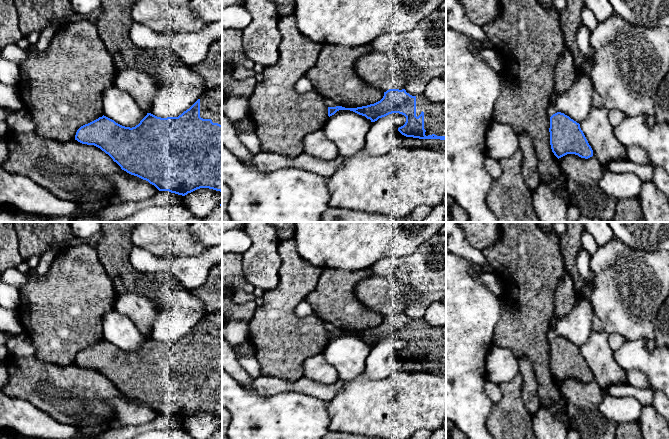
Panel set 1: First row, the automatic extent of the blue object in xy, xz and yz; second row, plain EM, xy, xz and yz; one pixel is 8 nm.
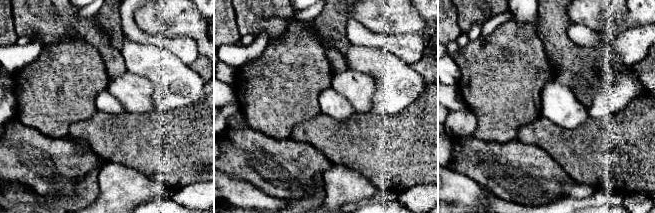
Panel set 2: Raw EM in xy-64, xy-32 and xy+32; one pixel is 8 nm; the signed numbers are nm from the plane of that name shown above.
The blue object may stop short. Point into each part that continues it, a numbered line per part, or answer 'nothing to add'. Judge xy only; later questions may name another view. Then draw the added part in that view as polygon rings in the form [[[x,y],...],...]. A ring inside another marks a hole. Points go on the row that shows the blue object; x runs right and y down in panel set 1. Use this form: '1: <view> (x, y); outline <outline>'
1: xy (211, 101); outline [[[222,87],[207,89],[200,99],[200,117],[222,125]]]

